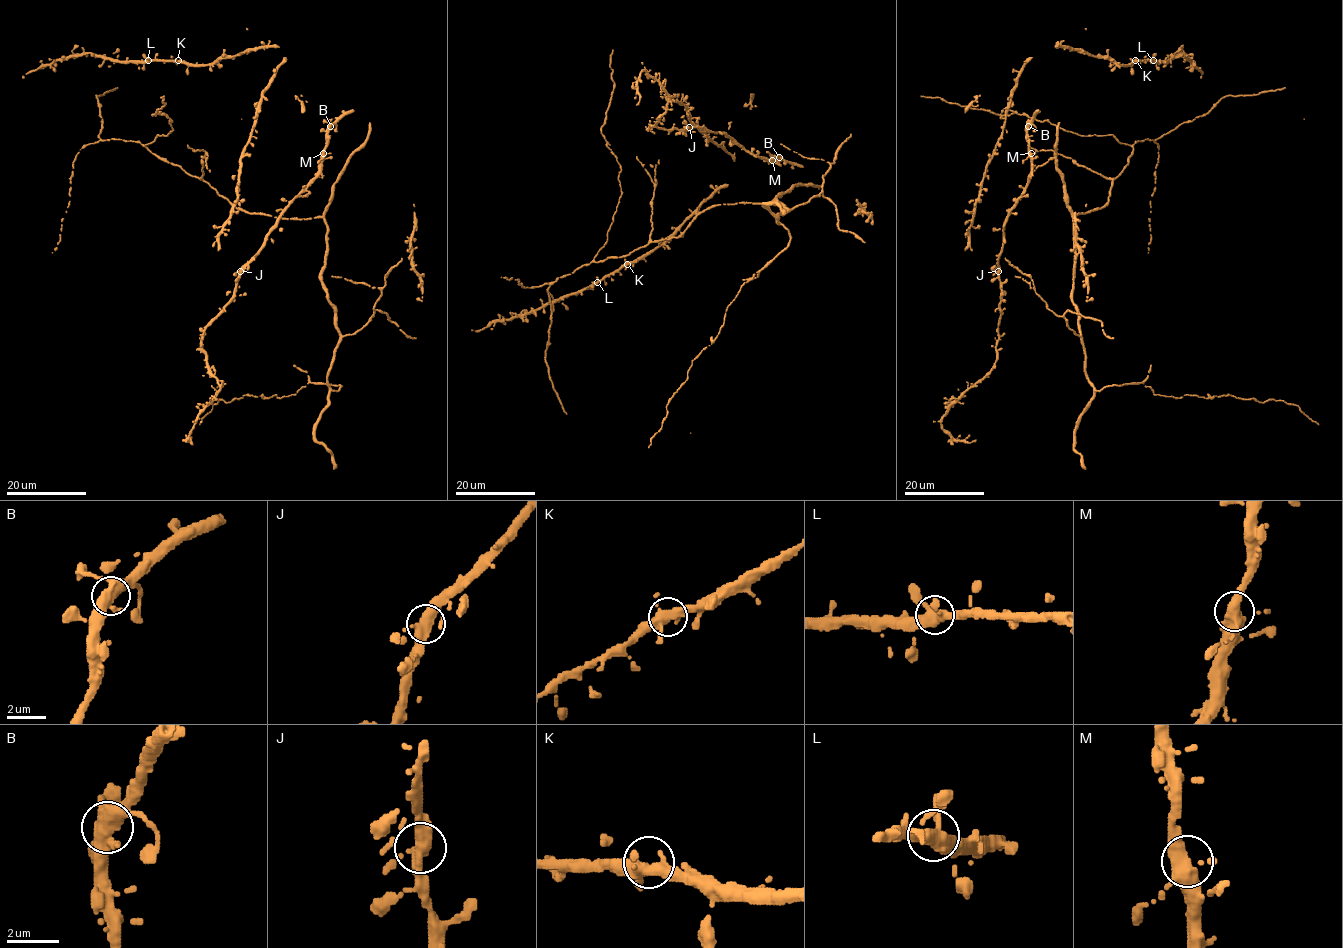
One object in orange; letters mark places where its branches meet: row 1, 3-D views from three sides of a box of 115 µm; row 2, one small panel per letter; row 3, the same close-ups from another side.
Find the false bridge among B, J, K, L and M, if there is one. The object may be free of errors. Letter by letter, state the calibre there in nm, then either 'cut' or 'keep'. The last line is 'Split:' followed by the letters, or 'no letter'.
B: 420 nm | keep
J: 400 nm | keep
K: 420 nm | keep
L: 380 nm | keep
M: 400 nm | keep
Split: no letter

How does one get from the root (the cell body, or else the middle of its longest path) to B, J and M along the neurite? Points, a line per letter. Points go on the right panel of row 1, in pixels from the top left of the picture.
B: (1018, 200), (1031, 173), (1028, 126)
J: (1018, 200), (1005, 224), (999, 271)
M: (1018, 200), (1031, 173), (1031, 153)

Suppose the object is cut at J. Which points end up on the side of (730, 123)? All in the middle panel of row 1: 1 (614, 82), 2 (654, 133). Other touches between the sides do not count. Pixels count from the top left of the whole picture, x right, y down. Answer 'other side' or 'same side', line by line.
1: same side
2: other side

